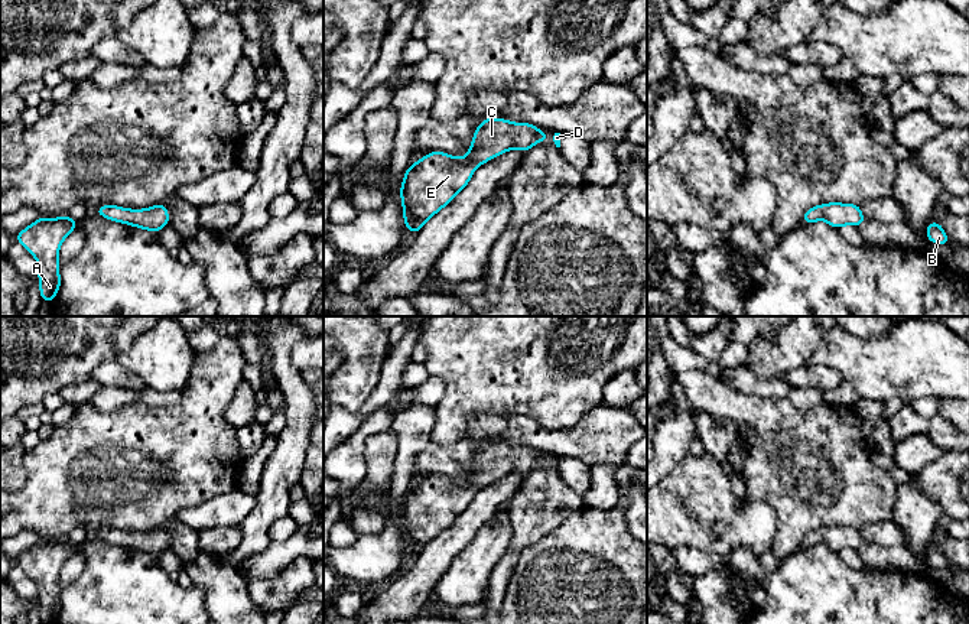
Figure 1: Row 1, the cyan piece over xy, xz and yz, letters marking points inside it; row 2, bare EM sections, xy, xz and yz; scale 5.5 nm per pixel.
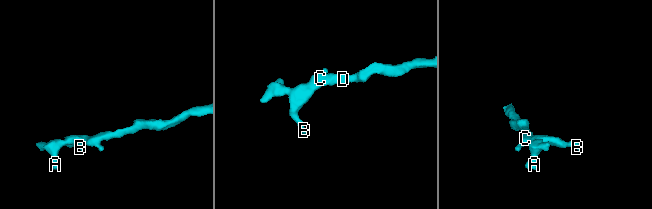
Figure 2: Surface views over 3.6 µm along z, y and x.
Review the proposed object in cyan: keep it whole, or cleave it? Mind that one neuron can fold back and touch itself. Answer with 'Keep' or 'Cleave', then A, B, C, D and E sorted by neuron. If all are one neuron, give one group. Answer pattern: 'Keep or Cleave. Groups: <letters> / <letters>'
Keep. Groups: A B C D E

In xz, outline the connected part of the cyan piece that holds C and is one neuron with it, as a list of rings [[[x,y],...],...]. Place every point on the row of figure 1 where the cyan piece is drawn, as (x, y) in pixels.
[[[488,117],[475,129],[466,156],[453,157],[435,150],[412,163],[400,186],[404,228],[416,235],[430,217],[468,185],[477,166],[511,149],[526,153],[547,139],[534,124]]]

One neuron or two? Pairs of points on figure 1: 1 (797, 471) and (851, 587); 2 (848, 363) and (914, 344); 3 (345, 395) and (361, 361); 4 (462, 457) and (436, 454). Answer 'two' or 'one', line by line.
1: two
2: one
3: one
4: one

